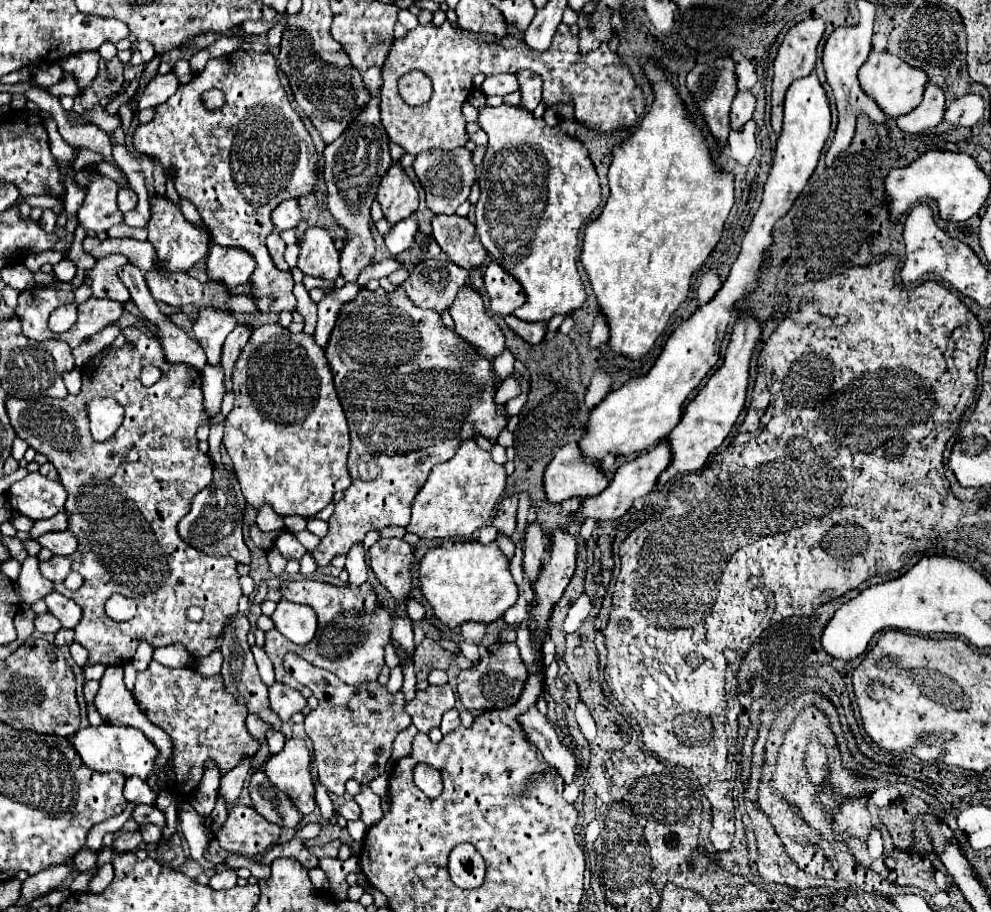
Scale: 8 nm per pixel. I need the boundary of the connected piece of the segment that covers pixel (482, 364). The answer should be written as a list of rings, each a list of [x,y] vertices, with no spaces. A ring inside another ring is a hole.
[[[401,286],[393,292],[385,292],[383,288],[373,292],[367,288],[359,290],[355,300],[343,304],[325,352],[351,430],[349,474],[353,482],[345,490],[343,500],[335,504],[327,536],[321,538],[319,548],[311,552],[317,566],[329,564],[335,554],[347,554],[369,530],[407,526],[413,500],[423,488],[431,468],[451,460],[461,442],[469,438],[475,440],[475,434],[495,444],[509,420],[505,406],[495,404],[497,372],[493,362],[483,358],[453,328],[447,328],[435,310],[417,308]]]

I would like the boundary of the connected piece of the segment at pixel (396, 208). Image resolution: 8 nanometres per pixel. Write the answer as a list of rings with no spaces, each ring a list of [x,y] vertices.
[[[399,162],[385,172],[377,190],[377,200],[391,224],[409,218],[417,210],[417,188]]]

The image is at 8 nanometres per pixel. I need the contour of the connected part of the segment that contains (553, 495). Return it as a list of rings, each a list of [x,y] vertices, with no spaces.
[[[579,442],[563,446],[545,470],[545,494],[551,502],[563,502],[573,496],[589,498],[609,486],[601,464],[583,454]]]

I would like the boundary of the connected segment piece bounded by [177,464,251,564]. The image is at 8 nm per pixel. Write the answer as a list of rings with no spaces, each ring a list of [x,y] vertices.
[[[217,464],[211,484],[197,492],[191,502],[189,514],[177,524],[177,532],[185,542],[189,542],[189,546],[209,556],[231,556],[239,564],[251,564],[251,552],[243,538],[243,516],[245,498],[241,494],[241,486],[237,484],[235,474],[229,474],[223,464]]]

